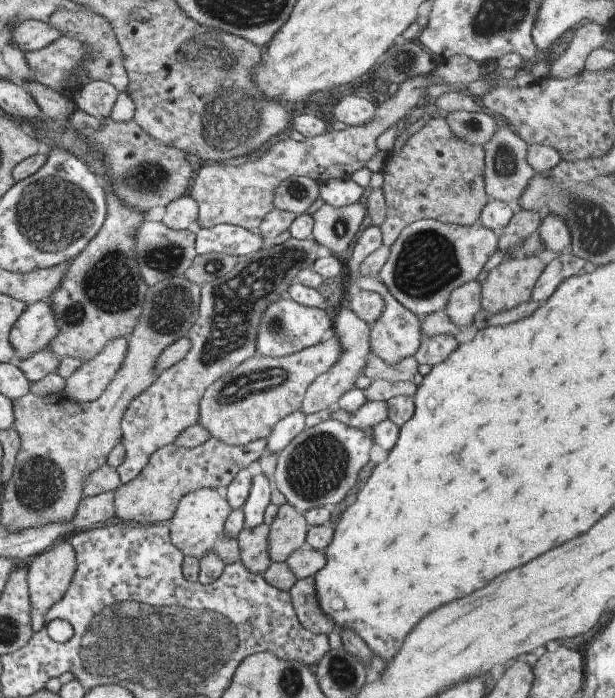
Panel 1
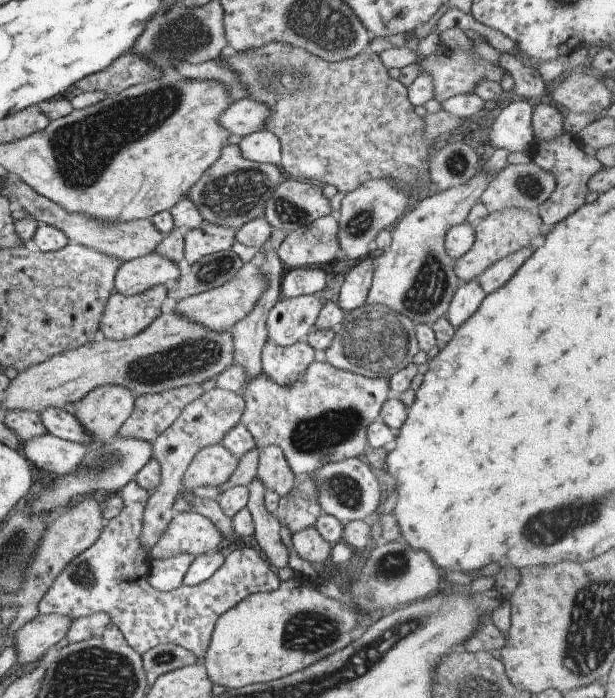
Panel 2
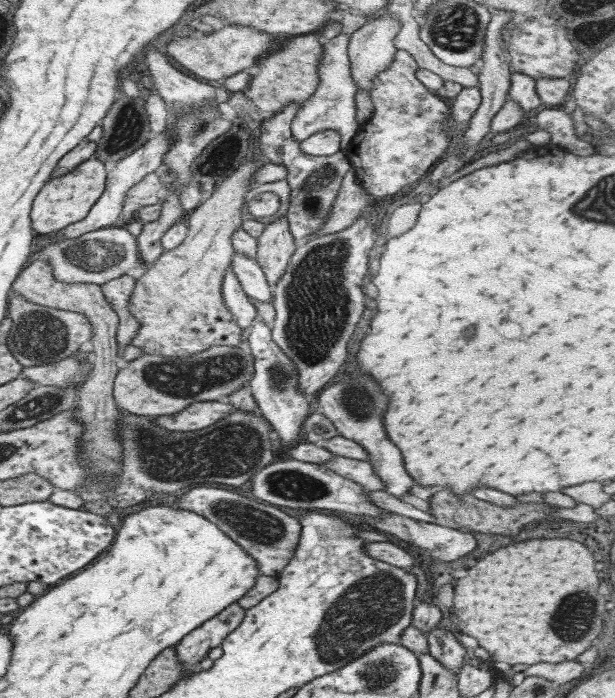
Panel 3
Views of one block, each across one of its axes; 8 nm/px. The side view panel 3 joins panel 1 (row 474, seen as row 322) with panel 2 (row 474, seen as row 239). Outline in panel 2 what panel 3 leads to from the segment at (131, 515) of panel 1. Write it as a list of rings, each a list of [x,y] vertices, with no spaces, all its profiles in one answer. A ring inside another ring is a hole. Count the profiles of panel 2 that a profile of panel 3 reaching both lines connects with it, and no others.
[[[222,443],[204,446],[185,468],[181,485],[190,491],[199,486],[223,486],[239,461]]]

